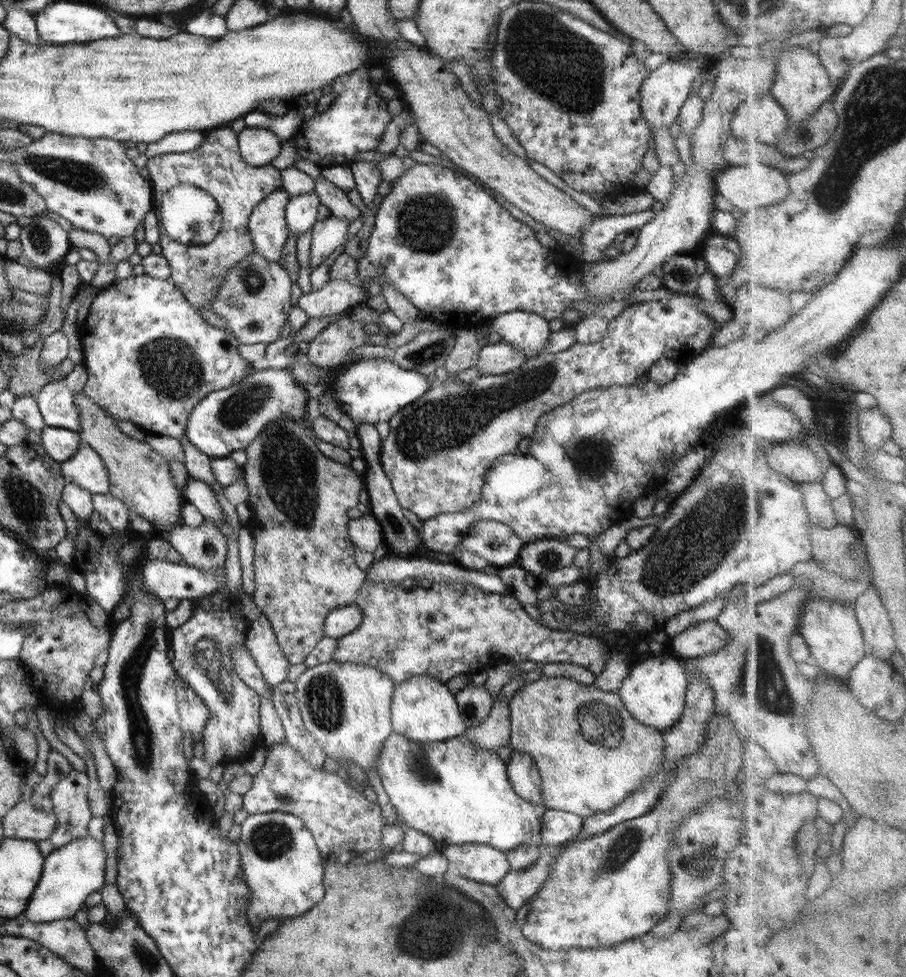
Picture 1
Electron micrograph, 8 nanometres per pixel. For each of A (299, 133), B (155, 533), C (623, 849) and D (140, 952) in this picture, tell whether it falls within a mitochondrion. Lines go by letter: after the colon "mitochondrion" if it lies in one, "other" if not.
A: other
B: other
C: mitochondrion
D: mitochondrion

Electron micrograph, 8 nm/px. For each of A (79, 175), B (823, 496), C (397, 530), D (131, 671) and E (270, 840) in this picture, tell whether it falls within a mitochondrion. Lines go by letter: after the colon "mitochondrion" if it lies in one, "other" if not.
A: mitochondrion
B: other
C: mitochondrion
D: mitochondrion
E: mitochondrion

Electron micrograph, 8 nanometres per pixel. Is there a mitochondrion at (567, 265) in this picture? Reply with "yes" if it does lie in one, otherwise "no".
no

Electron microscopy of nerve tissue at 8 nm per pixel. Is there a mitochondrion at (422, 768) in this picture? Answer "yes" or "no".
yes

